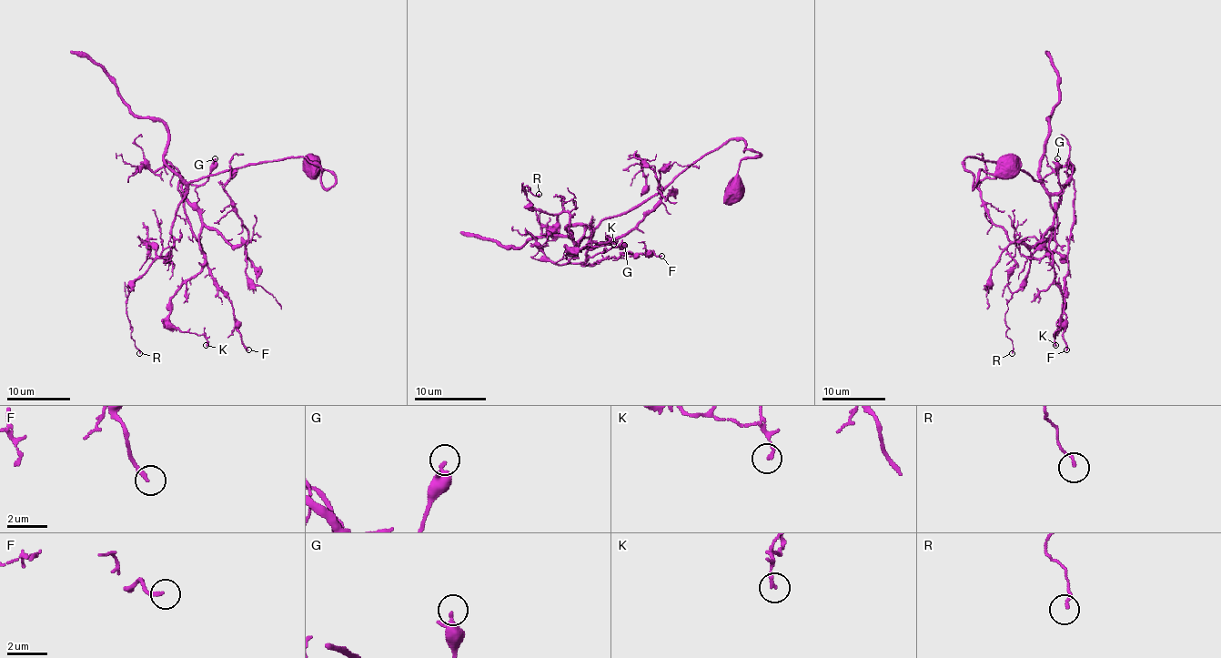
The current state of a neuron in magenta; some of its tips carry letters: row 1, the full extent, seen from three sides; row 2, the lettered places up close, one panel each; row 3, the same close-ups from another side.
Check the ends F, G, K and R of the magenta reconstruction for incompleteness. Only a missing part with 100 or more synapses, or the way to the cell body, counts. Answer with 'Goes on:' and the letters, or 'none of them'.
Goes on: none of them

